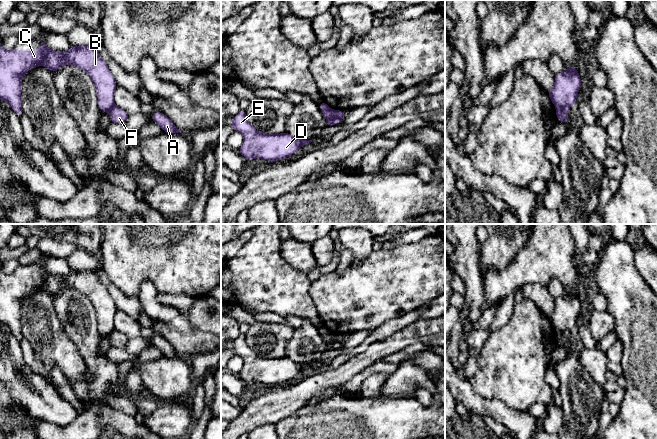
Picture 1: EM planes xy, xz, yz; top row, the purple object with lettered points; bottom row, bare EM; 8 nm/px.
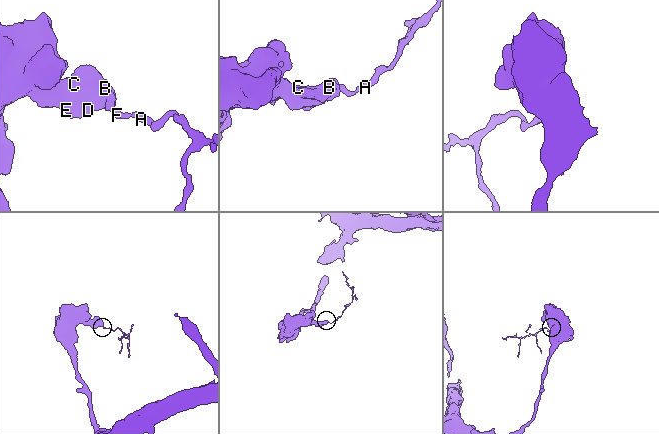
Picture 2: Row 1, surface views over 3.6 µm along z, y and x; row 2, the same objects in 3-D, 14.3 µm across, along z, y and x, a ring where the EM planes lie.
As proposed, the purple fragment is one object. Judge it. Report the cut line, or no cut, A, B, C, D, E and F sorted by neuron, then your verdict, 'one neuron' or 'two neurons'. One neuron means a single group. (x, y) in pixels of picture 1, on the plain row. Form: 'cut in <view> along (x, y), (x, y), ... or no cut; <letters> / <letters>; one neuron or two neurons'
cut in yz along (556, 332), (567, 334); A F / B C D E; two neurons

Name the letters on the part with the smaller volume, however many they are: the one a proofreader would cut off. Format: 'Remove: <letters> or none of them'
Remove: A, F

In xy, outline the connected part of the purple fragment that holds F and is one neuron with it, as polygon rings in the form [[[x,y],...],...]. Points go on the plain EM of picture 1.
[[[114,329],[109,335],[111,347],[125,348],[128,343],[128,337]]]

